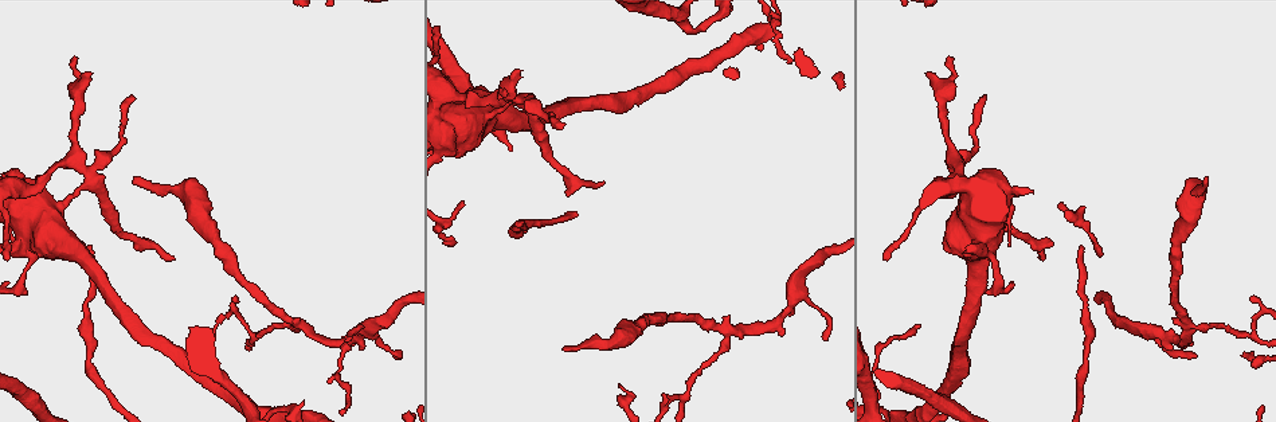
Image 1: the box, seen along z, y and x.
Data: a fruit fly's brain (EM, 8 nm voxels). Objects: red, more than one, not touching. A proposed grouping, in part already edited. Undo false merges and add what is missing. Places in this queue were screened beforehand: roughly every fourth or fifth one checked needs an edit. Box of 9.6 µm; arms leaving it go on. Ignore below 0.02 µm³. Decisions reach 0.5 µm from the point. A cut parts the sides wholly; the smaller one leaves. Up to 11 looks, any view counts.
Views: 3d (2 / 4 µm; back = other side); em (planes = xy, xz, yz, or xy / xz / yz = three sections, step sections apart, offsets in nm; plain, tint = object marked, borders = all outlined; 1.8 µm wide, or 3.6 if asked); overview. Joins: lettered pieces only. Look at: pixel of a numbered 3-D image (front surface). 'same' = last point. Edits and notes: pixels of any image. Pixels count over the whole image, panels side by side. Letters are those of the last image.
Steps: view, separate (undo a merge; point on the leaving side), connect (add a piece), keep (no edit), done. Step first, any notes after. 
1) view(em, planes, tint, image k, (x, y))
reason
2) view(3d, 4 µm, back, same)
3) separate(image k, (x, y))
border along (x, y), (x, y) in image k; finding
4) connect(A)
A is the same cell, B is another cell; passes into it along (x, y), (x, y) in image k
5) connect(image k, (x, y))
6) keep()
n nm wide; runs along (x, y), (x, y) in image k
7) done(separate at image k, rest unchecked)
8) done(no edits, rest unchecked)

view(em, 3.6 µm, xy, step 4, borders, image 1, (991, 253))
calibre changes

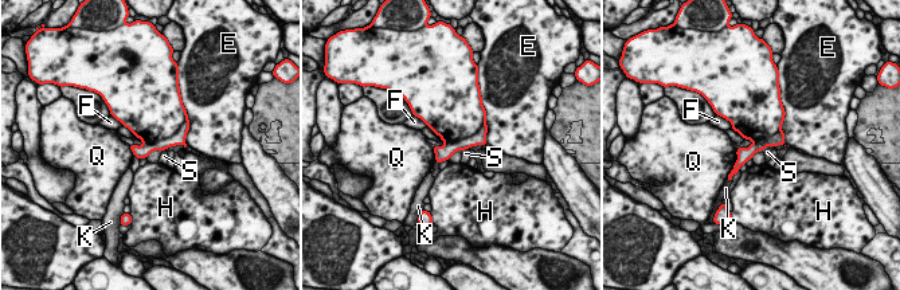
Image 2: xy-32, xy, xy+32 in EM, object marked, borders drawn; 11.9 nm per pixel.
view(em, 3.6 µm, planes, borders, same)
cut it another way

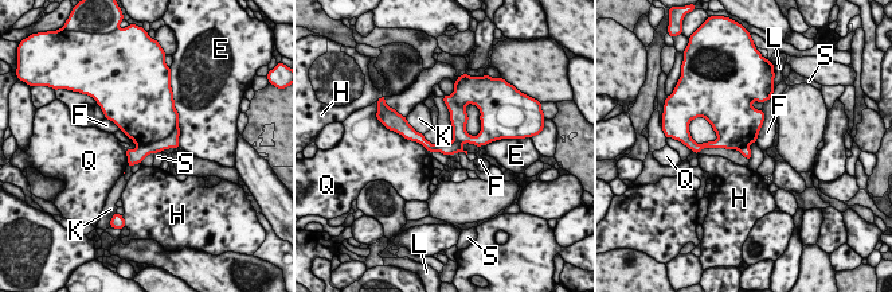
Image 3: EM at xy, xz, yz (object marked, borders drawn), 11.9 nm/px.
separate(image 3, (172, 140))
200 nm wide; E, F, H, K, L, Q and S are other cells; border along (176, 125), (163, 139), (137, 147) in image 3; two neurons meet here

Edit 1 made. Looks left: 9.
view(overview)
redraw

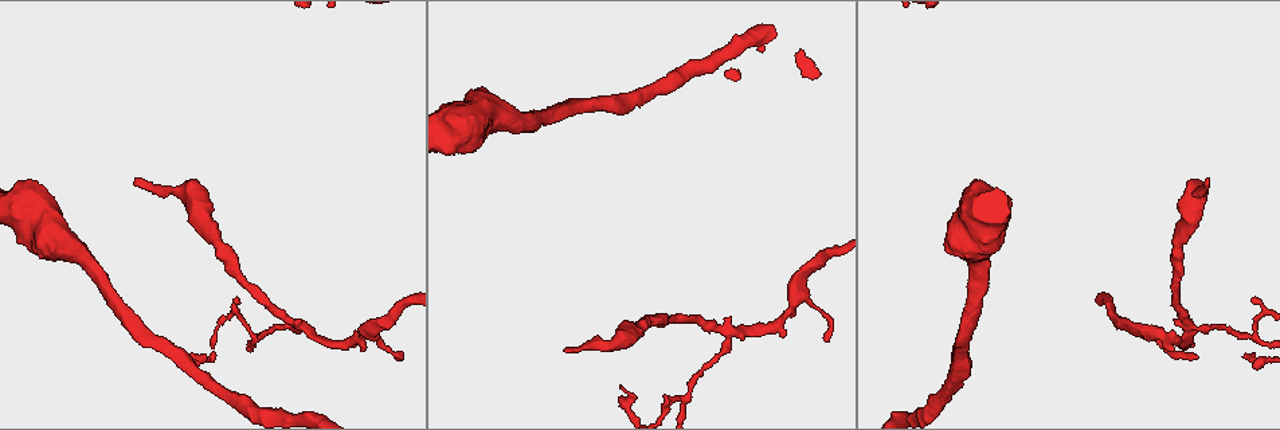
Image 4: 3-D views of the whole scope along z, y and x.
view(3d, 4 µm, back, image 4, (728, 335))
two arms in line, one across

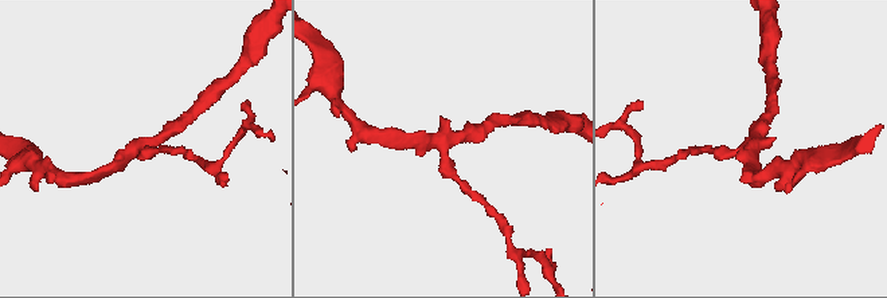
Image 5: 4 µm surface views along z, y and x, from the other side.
view(em, planes, tint, image 5, (141, 147))
3 arms; now the EM

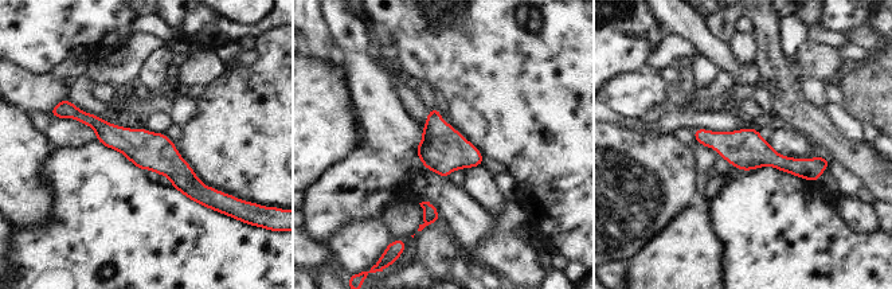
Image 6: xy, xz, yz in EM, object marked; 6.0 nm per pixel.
view(em, planes, borders, same)
what lies round it

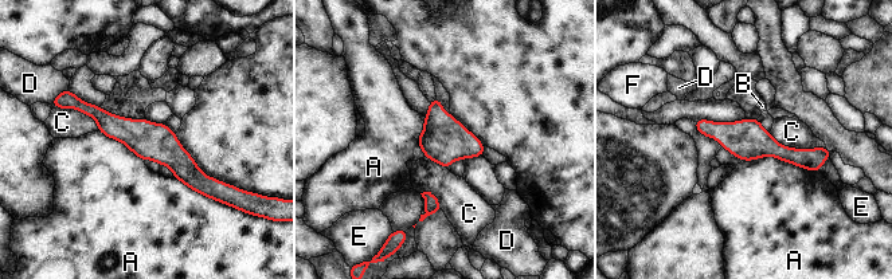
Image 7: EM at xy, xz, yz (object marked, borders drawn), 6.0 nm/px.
keep()
220 nm wide; A, B, C, D, E and F are other cells; runs along (74, 101), (212, 181) in image 7; all the same neuron

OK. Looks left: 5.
done(separate at image 3, rest unchecked)

